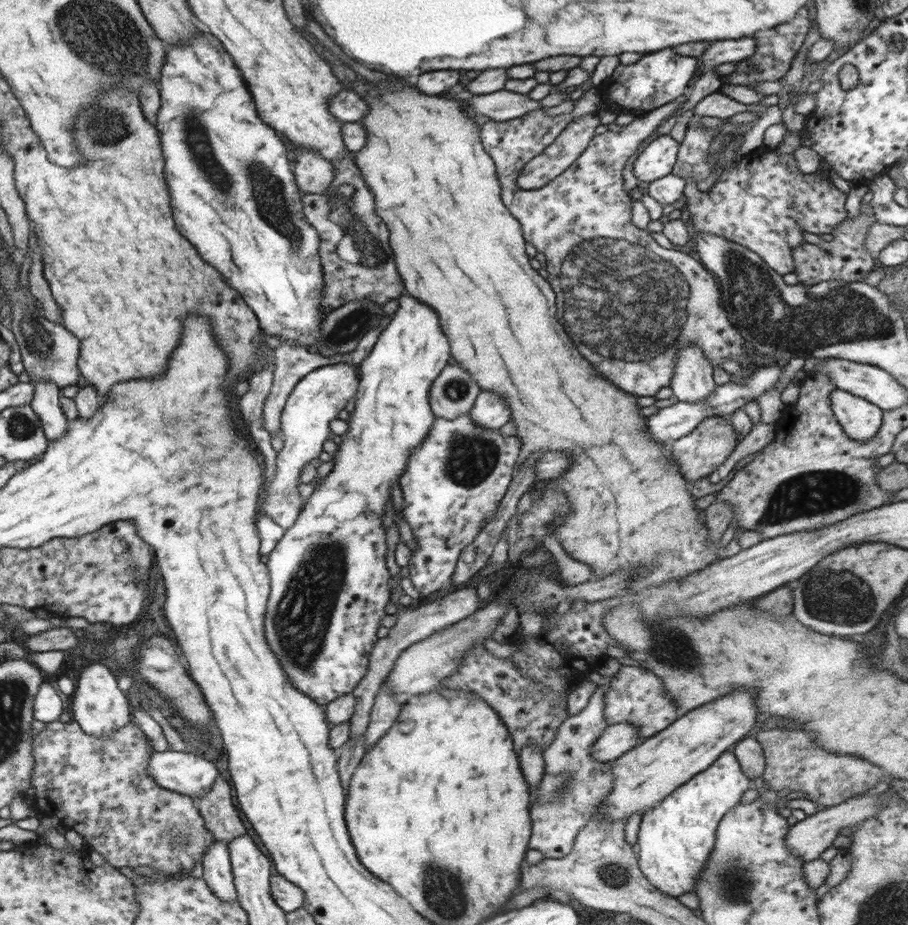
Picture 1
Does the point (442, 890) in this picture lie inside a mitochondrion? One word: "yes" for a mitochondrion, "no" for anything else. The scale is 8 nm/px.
yes

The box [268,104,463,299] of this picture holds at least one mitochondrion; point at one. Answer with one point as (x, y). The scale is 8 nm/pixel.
(371, 253)

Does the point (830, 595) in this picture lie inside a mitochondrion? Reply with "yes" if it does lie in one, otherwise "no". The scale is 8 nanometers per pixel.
yes

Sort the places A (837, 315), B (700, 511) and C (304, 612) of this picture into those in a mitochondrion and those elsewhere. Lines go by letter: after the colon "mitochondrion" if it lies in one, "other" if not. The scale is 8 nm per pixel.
A: mitochondrion
B: other
C: mitochondrion

